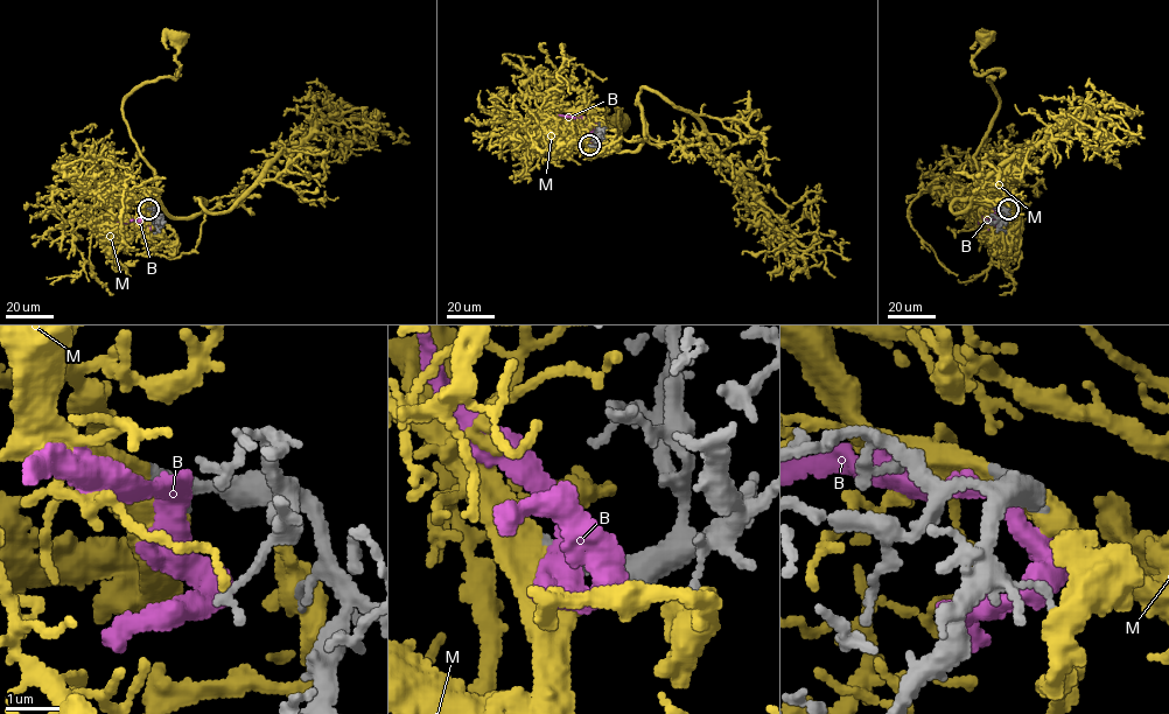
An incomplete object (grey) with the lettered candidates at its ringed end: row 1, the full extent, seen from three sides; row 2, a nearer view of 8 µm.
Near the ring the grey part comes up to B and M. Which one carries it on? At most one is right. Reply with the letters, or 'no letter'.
M

